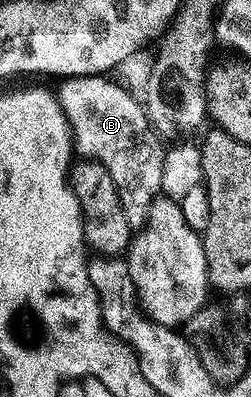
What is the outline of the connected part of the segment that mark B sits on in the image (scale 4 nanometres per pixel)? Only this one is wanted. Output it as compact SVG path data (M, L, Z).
M100 74L64 78L57 83L56 97L70 125L73 149L83 150L83 155L108 168L123 206L146 208L163 193L161 172L167 147L158 139L159 131L151 125L147 111L112 79Z

